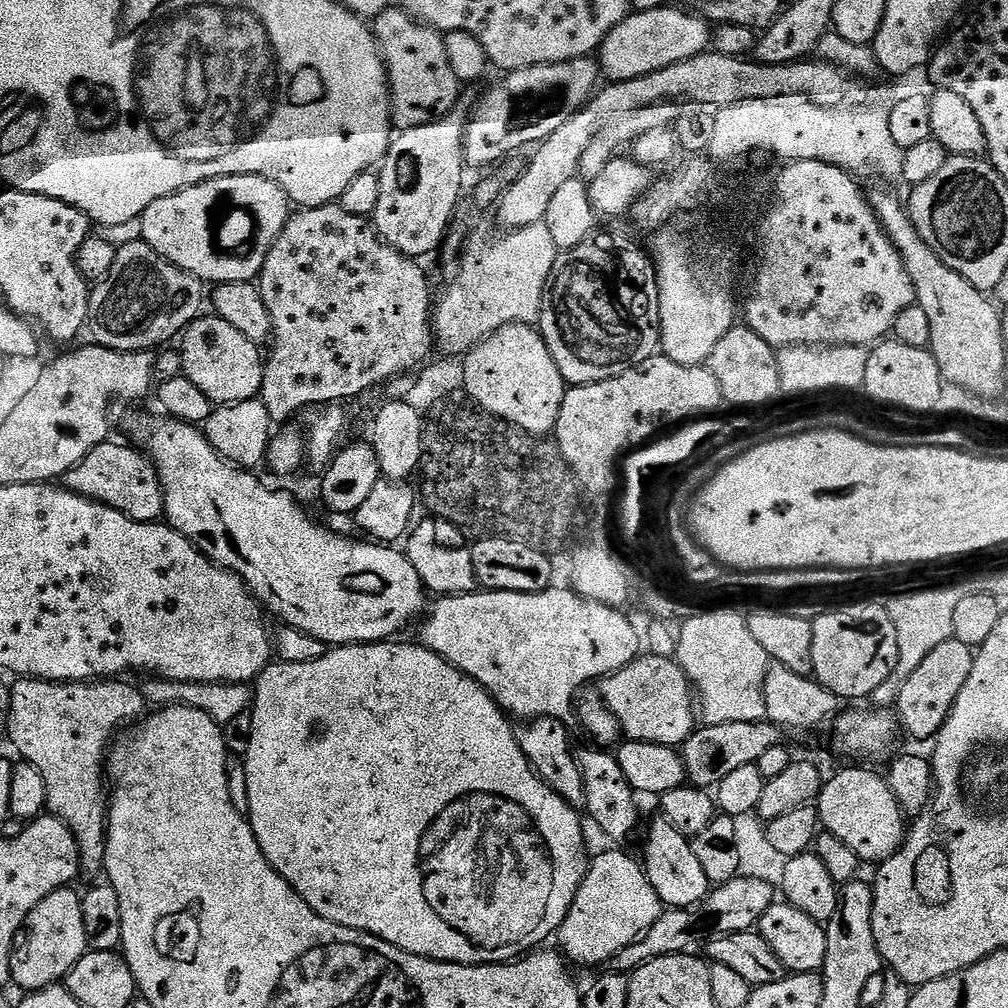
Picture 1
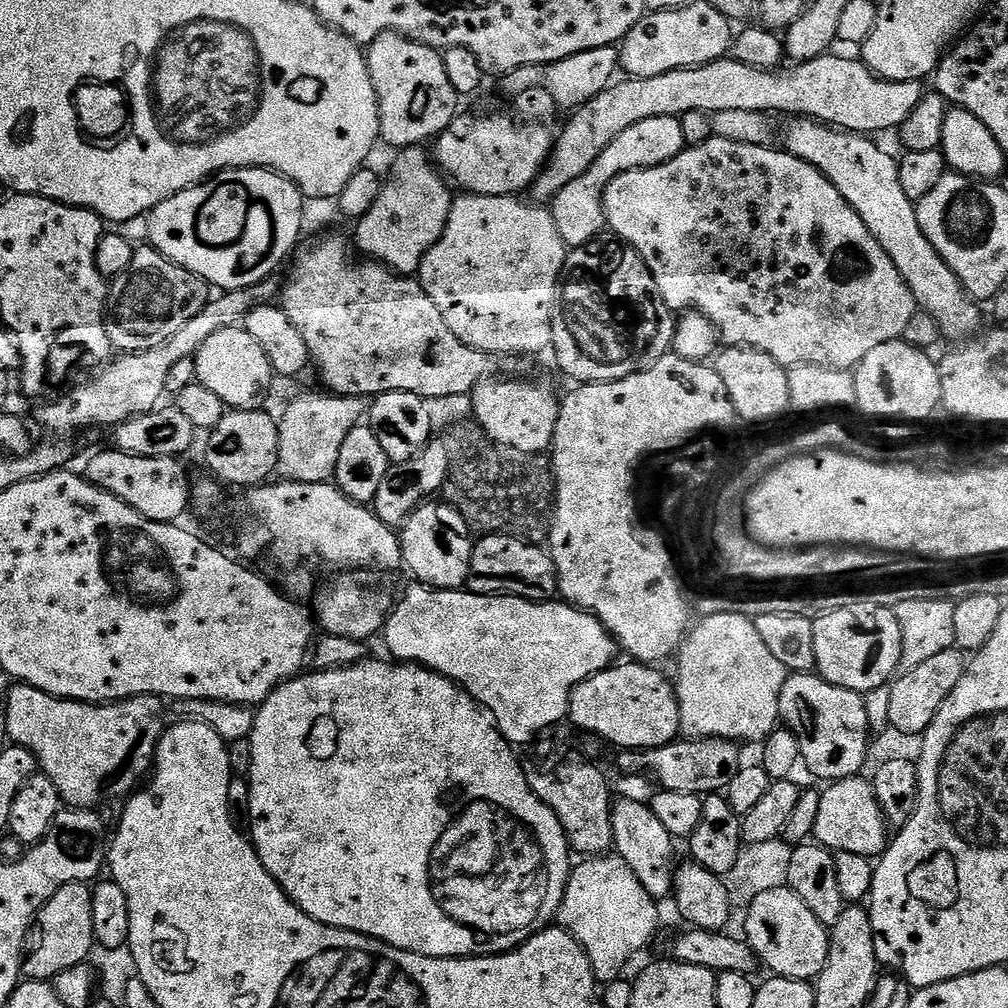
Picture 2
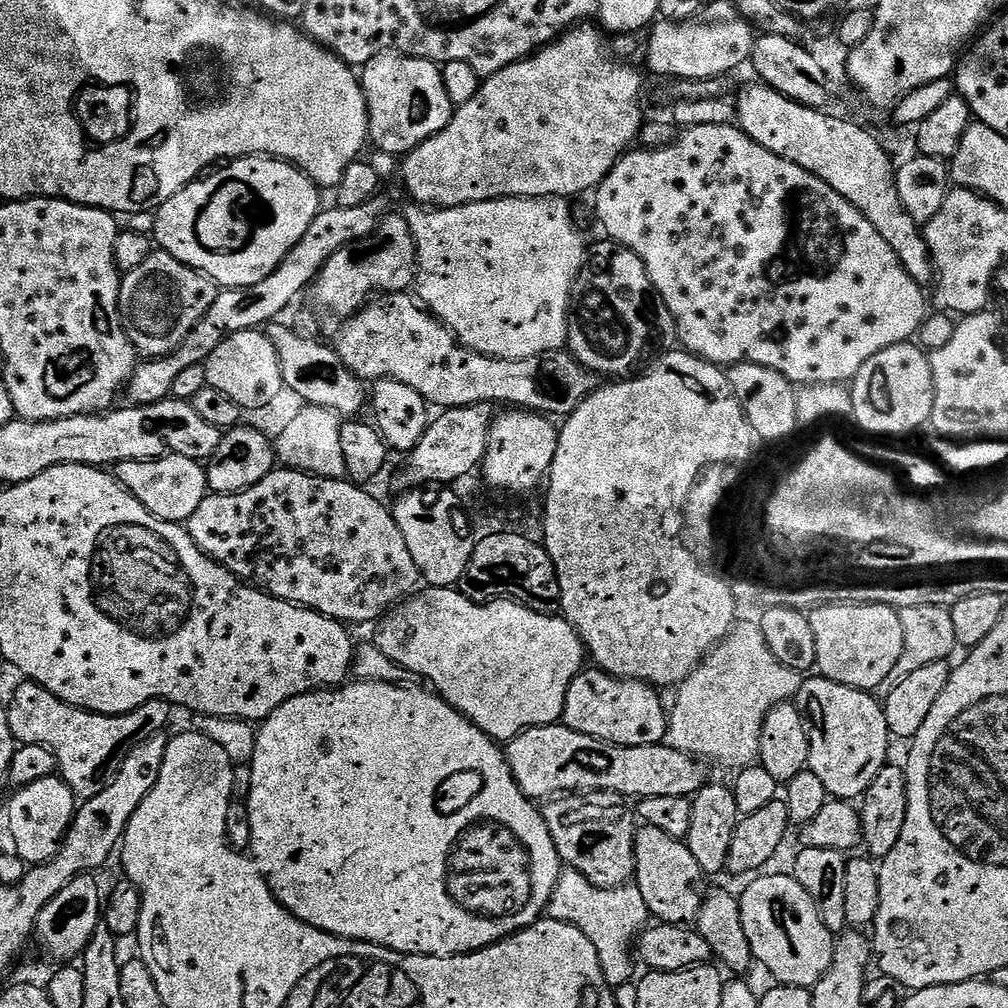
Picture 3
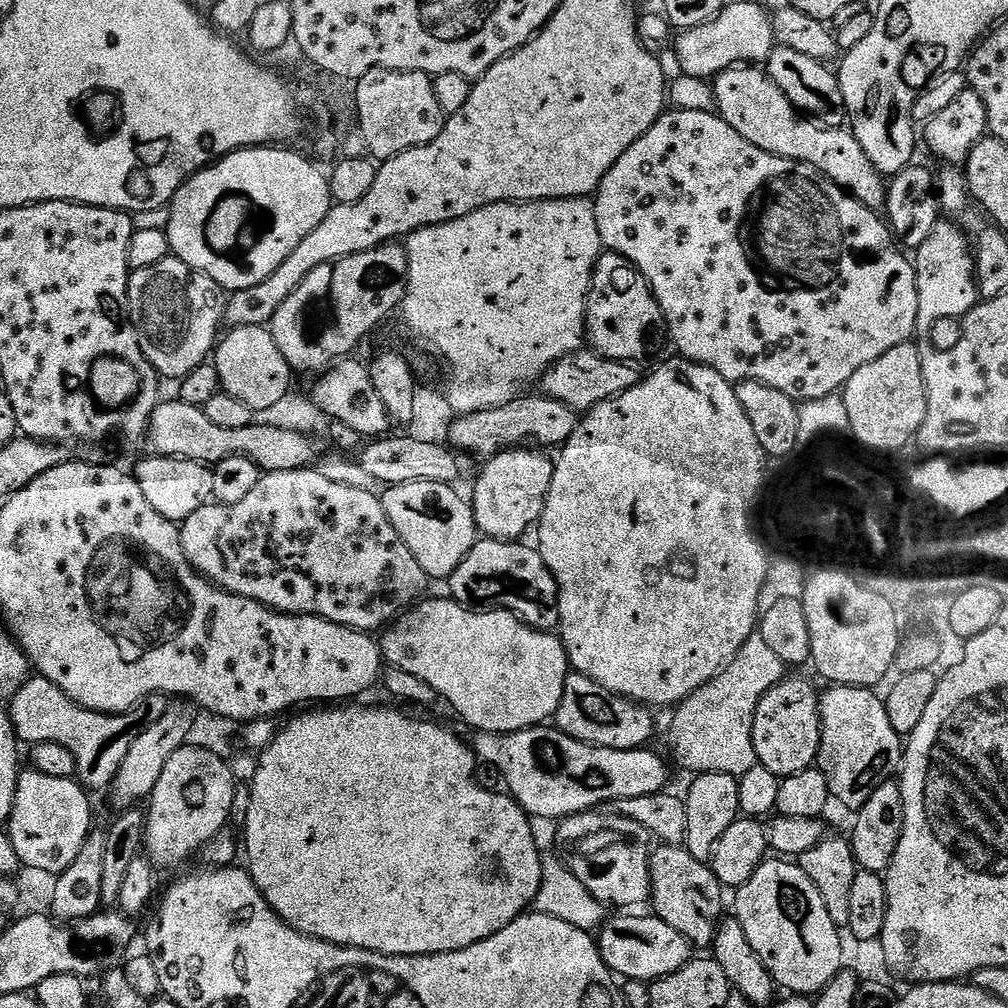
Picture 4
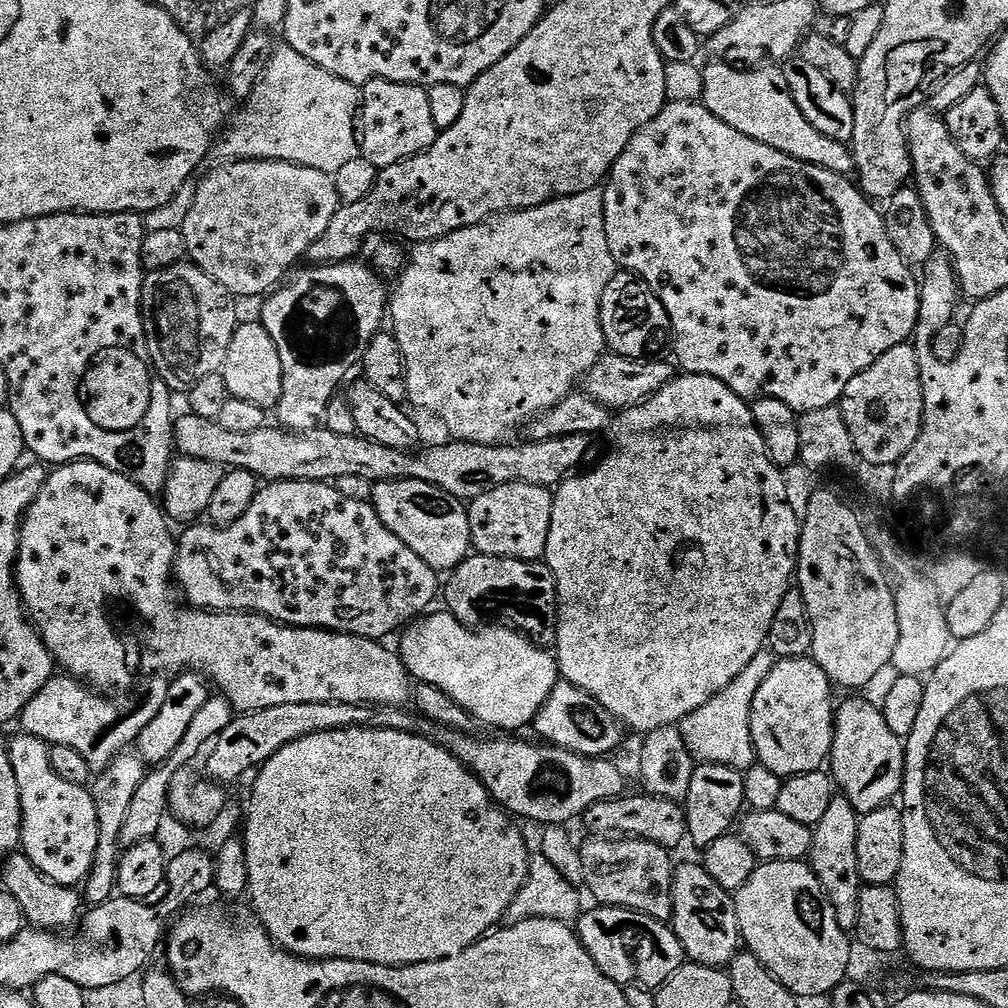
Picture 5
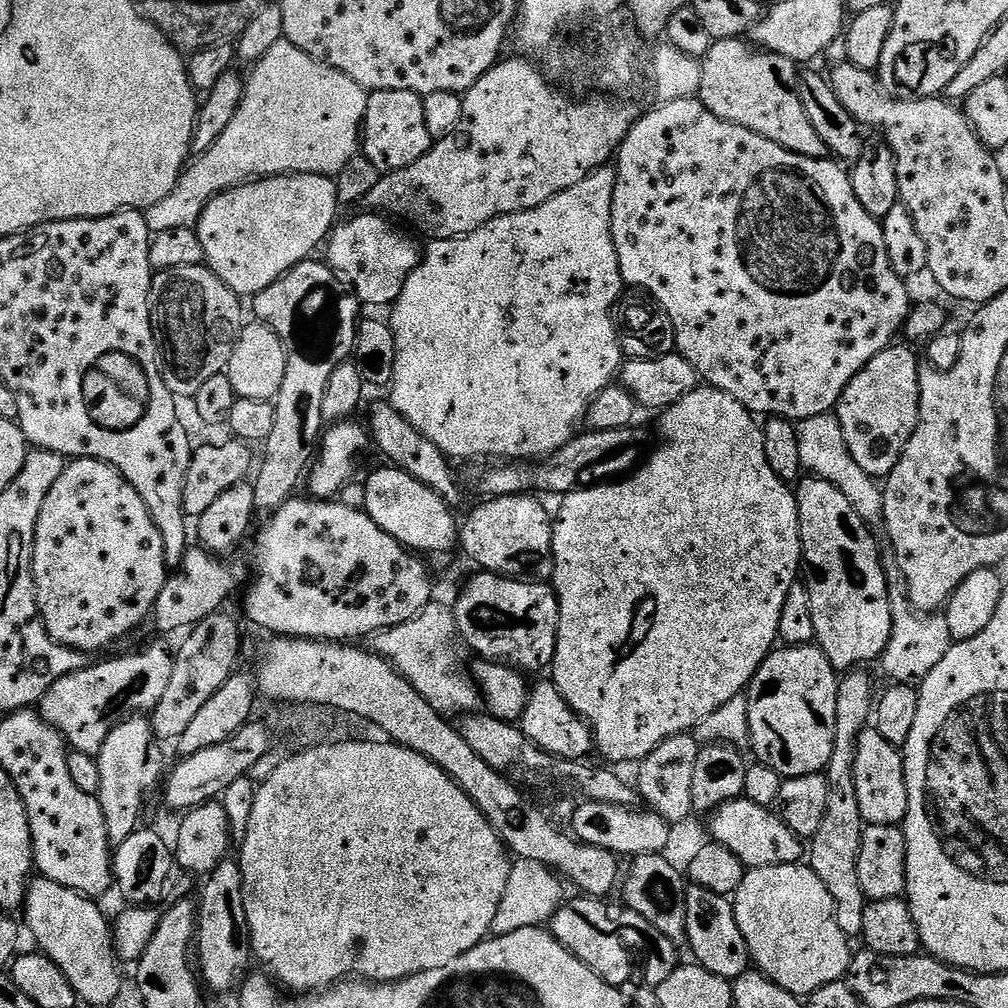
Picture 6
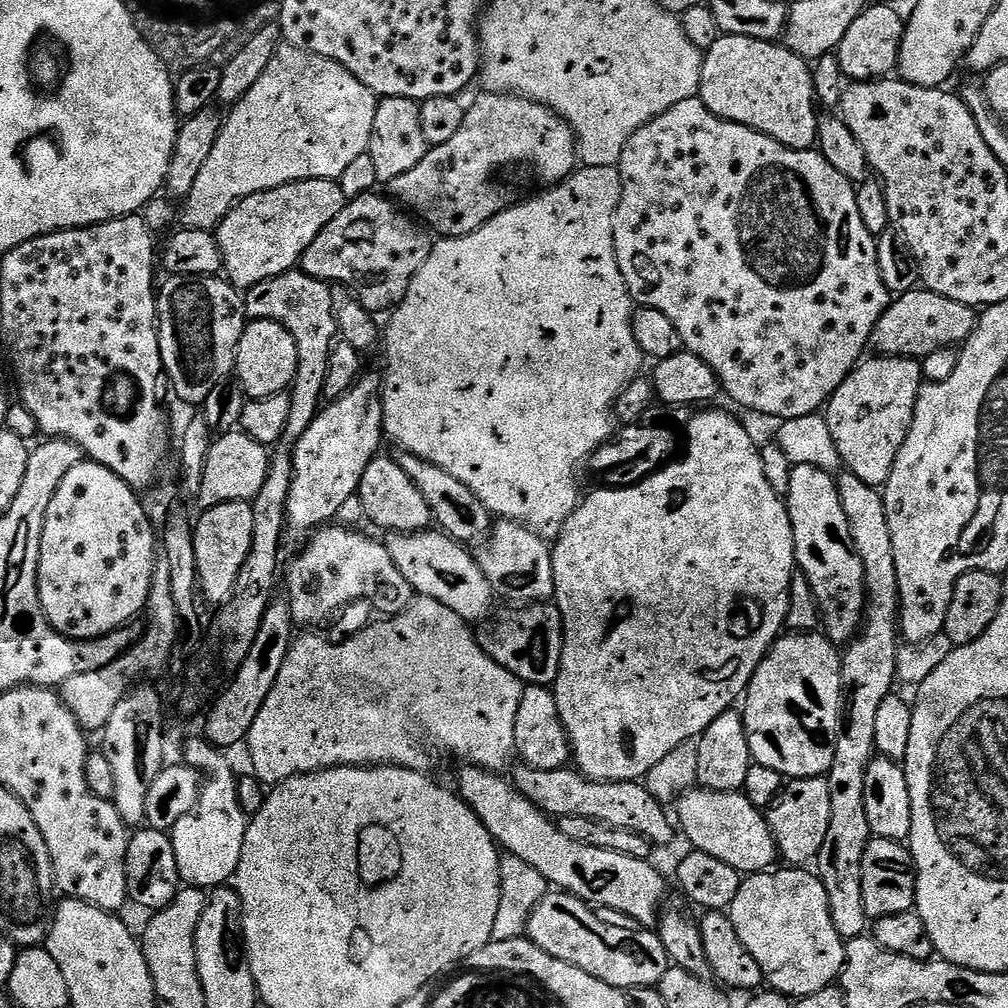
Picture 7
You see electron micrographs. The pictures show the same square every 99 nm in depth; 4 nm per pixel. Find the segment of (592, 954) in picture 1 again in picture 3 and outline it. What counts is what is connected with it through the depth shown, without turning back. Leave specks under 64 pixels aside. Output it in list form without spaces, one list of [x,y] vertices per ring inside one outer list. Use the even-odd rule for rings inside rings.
[[[565,867],[548,903],[546,916],[549,920],[561,920],[574,925],[582,930],[582,934],[586,934],[586,938],[590,938],[590,942],[594,942],[594,950],[598,950],[598,962],[602,962],[602,974],[606,974],[606,982],[612,989],[633,979],[634,945],[650,920],[642,890],[638,890],[635,883],[623,884],[621,888],[596,888],[581,872]]]

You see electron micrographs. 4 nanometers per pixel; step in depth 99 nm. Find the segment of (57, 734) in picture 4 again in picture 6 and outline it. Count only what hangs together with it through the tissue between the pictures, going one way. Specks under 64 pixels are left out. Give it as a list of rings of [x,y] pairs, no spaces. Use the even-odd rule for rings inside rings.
[[[148,648],[133,656],[120,656],[117,660],[104,660],[101,664],[95,664],[58,679],[38,705],[40,715],[63,734],[65,741],[71,736],[88,736],[88,753],[92,755],[100,752],[110,730],[114,730],[121,720],[133,714],[151,714],[158,702],[162,702],[162,693],[166,686],[170,686],[170,678],[174,675],[174,656],[164,648]]]

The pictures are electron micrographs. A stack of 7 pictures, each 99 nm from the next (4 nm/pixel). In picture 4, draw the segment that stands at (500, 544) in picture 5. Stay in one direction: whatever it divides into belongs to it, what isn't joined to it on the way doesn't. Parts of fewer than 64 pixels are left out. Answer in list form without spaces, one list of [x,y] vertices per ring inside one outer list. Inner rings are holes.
[[[517,446],[506,448],[503,452],[496,453],[487,461],[488,464],[480,472],[476,480],[476,489],[470,495],[472,513],[476,519],[476,527],[485,537],[494,540],[519,541],[523,532],[528,532],[540,523],[540,516],[546,506],[546,498],[550,494],[550,482],[552,481],[552,470],[554,460],[551,455],[537,450],[532,446]]]

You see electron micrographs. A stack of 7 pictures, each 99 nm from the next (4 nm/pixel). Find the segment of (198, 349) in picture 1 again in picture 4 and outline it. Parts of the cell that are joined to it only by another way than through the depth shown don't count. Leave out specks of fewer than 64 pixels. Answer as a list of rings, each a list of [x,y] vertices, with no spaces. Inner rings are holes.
[[[242,326],[232,328],[229,333],[214,349],[214,363],[221,389],[238,398],[238,402],[246,402],[246,406],[250,406],[256,414],[282,403],[294,373],[282,350],[278,350],[278,342],[274,342],[271,331],[264,326]]]

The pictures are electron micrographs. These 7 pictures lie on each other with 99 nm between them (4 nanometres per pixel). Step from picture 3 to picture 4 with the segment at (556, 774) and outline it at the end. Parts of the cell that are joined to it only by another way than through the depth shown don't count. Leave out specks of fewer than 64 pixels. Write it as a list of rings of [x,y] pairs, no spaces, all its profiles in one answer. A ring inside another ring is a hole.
[[[541,726],[527,728],[517,732],[497,734],[494,732],[476,732],[470,740],[470,747],[481,761],[484,760],[492,768],[500,771],[504,779],[507,795],[511,796],[529,817],[541,816],[544,820],[559,822],[565,816],[573,816],[579,812],[590,812],[599,809],[609,800],[629,800],[642,798],[655,792],[663,792],[668,785],[668,768],[664,760],[644,748],[630,750],[614,750],[613,748],[599,748],[581,740],[570,738],[555,726]]]

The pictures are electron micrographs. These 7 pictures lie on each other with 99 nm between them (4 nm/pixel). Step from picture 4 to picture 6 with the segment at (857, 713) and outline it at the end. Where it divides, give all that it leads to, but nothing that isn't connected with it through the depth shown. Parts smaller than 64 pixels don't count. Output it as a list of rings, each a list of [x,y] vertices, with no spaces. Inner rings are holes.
[[[872,726],[865,728],[856,742],[854,786],[858,790],[858,810],[865,825],[903,825],[908,813],[904,757],[897,745],[886,742],[886,738],[882,738],[882,734],[878,734]]]

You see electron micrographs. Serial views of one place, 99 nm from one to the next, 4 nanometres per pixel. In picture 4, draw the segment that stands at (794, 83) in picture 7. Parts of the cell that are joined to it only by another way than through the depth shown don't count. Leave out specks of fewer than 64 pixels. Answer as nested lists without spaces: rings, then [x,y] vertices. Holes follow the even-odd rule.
[[[737,66],[715,77],[716,112],[727,124],[734,126],[746,142],[758,146],[775,156],[790,158],[799,164],[818,169],[823,176],[834,181],[843,192],[873,210],[883,209],[888,197],[885,177],[870,162],[858,138],[847,127],[821,126],[815,119],[798,111],[778,90],[767,71],[756,66]]]

